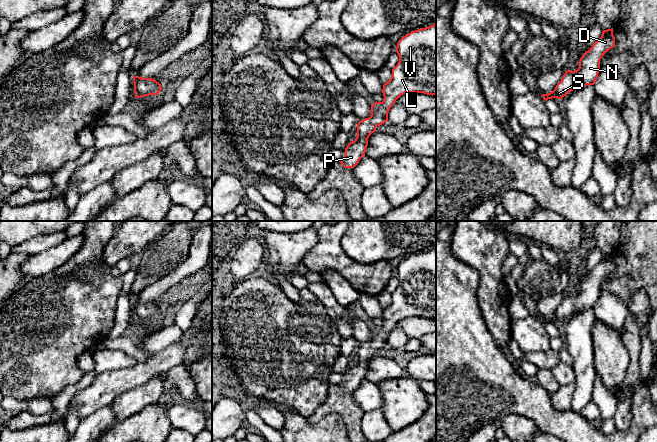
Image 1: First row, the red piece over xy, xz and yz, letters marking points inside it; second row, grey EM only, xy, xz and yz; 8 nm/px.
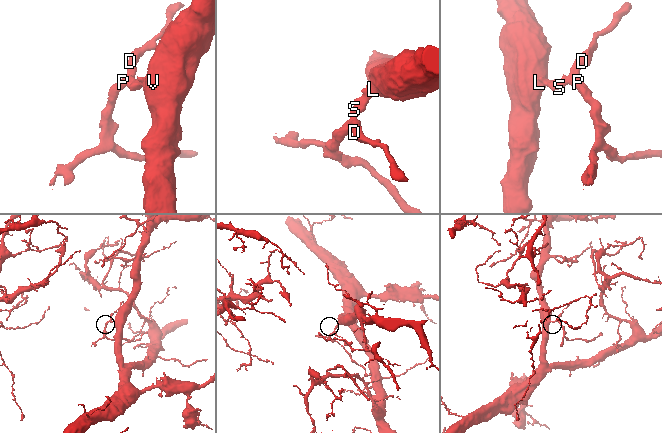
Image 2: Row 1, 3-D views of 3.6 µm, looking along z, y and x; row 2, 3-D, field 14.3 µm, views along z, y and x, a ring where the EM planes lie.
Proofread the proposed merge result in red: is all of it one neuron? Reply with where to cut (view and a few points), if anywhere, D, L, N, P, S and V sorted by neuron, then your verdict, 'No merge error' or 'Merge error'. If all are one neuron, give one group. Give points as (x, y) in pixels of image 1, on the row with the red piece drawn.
No split. Groups: D L N P S V. No merge error

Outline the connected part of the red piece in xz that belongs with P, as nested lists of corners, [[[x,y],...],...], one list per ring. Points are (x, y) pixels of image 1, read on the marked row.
[[[436,22],[426,28],[421,28],[403,36],[397,43],[395,50],[399,62],[392,69],[392,76],[383,85],[384,100],[371,105],[371,116],[358,122],[357,137],[345,148],[345,154],[339,162],[345,168],[354,168],[365,156],[369,136],[376,131],[376,127],[388,121],[388,112],[394,102],[405,93],[436,94]]]

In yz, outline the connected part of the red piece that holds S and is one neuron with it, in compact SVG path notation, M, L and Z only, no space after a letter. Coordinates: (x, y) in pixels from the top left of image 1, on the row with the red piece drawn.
M613 28L603 30L601 37L580 58L579 68L576 71L567 70L552 92L541 95L543 99L561 99L575 88L594 85L602 56L614 46Z

